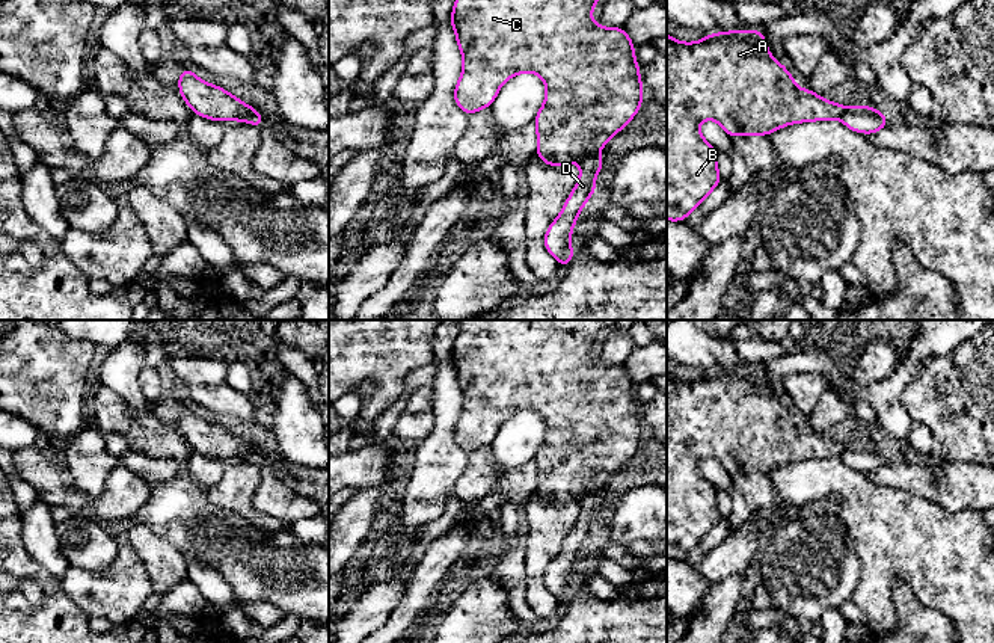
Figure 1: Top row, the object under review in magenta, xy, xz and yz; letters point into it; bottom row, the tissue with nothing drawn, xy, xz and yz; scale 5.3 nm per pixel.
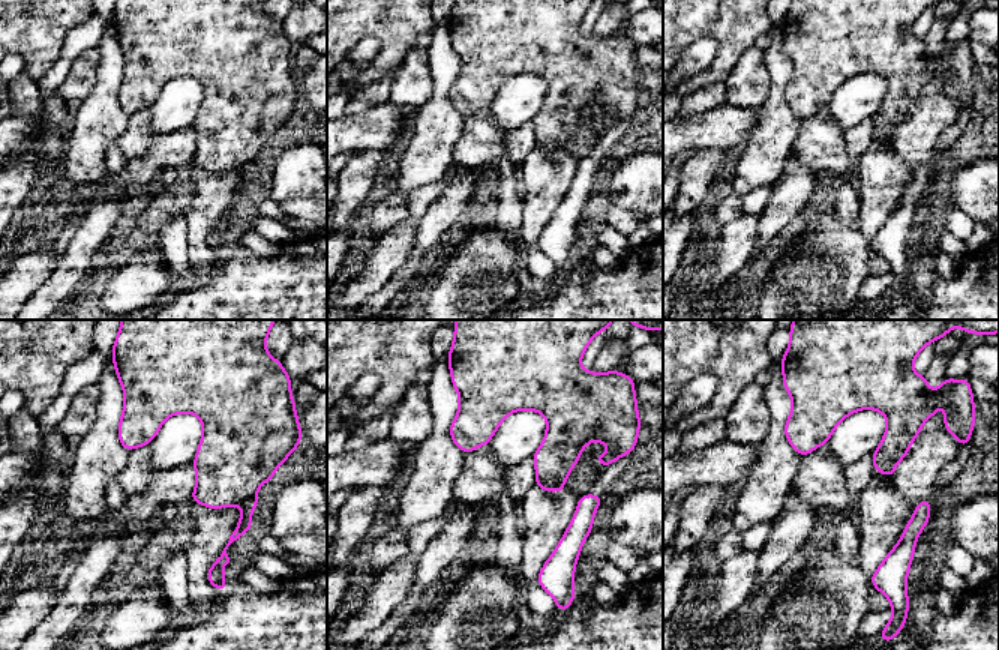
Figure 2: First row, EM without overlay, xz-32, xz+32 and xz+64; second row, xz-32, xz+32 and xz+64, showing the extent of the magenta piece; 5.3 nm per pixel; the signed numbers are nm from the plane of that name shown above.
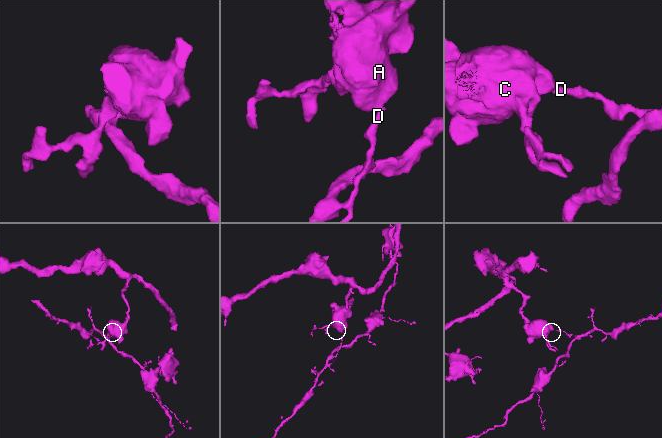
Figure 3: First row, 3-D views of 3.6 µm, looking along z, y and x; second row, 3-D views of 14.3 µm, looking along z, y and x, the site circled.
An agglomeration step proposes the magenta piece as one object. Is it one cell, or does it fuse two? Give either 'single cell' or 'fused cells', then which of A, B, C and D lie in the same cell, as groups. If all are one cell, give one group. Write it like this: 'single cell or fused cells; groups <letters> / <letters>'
fused cells; groups A B C / D

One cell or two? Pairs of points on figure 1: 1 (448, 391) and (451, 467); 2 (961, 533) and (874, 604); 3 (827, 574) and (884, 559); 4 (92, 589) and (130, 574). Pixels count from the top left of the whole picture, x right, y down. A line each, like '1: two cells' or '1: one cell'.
1: one cell
2: one cell
3: two cells
4: one cell

